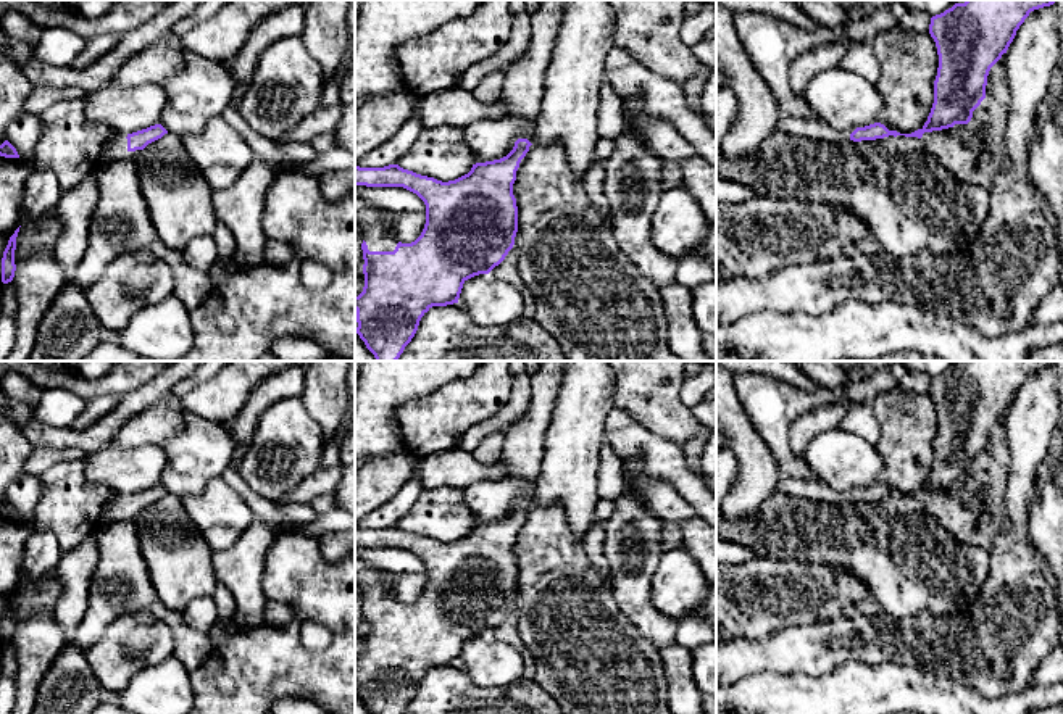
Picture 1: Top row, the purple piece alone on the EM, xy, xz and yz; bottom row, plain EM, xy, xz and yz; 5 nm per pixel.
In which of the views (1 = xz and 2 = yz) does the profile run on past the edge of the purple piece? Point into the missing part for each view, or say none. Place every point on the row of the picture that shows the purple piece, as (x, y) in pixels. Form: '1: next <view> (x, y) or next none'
1: next xz (523, 91)
2: next yz (820, 131)

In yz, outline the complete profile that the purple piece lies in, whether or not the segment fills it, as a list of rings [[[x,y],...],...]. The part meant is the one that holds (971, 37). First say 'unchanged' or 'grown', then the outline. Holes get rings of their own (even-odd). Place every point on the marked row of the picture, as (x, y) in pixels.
grown; [[[966,0],[931,18],[929,34],[936,42],[939,68],[934,103],[924,126],[911,134],[889,131],[874,122],[839,131],[819,119],[779,118],[777,131],[815,142],[861,142],[889,135],[921,139],[924,132],[968,124],[986,98],[990,68],[1007,53],[1016,31],[1031,11],[1055,0]]]

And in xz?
grown; [[[542,0],[539,8],[531,13],[531,45],[527,52],[505,71],[505,87],[502,98],[506,110],[500,118],[519,118],[524,122],[523,135],[515,142],[513,150],[494,161],[474,161],[471,171],[455,181],[442,182],[434,177],[421,176],[403,169],[398,164],[384,168],[360,168],[355,166],[355,185],[366,187],[403,187],[416,193],[426,205],[426,224],[421,235],[411,243],[402,243],[395,235],[395,226],[387,229],[382,224],[382,210],[366,203],[355,193],[355,221],[363,235],[363,292],[355,297],[356,334],[365,342],[366,348],[374,355],[376,361],[397,361],[405,347],[415,337],[421,318],[432,306],[447,306],[458,303],[463,284],[479,274],[489,274],[498,266],[515,245],[518,232],[518,206],[513,195],[516,171],[531,148],[527,126],[537,121],[544,97],[544,77],[550,63],[550,55],[557,40],[558,29],[563,21],[565,0]]]

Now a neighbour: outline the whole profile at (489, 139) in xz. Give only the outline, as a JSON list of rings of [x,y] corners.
[[[519,118],[476,119],[460,129],[461,143],[474,161],[494,161],[506,156],[524,132]]]

